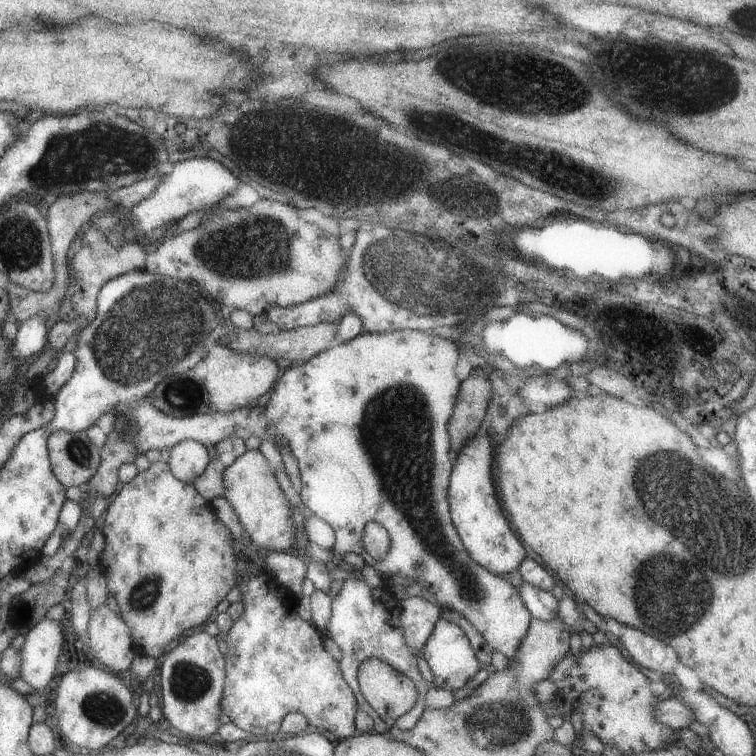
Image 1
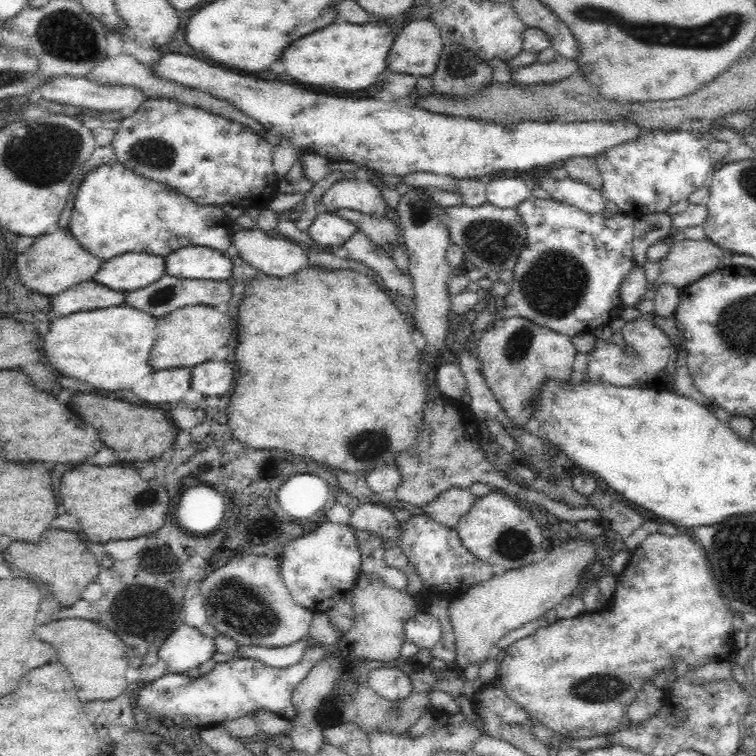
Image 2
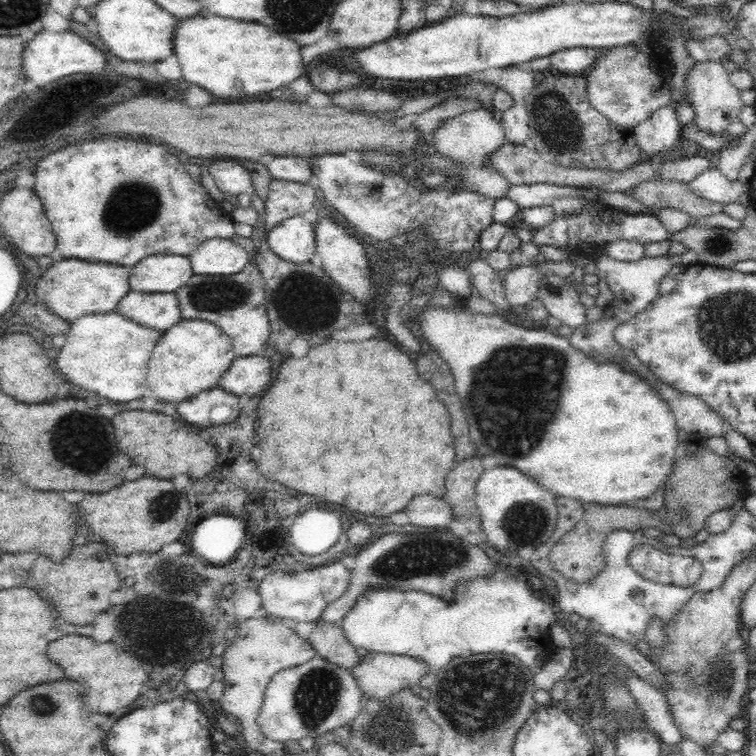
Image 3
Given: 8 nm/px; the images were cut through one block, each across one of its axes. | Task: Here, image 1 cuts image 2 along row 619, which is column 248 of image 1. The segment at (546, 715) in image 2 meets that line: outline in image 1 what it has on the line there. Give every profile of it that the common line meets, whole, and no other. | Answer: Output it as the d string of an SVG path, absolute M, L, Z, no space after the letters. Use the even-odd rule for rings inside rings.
M232 538L231 548L237 556L236 587L239 588L239 601L243 612L232 622L227 634L222 636L227 640L225 652L225 682L221 696L221 712L240 728L252 736L276 734L285 714L300 712L307 720L309 729L320 732L331 732L339 740L357 734L354 716L359 709L353 693L339 668L338 661L329 656L323 644L323 636L311 624L301 619L295 612L297 598L292 597L285 586L279 584L275 574L271 575L257 563L257 558L244 549L239 540Z

